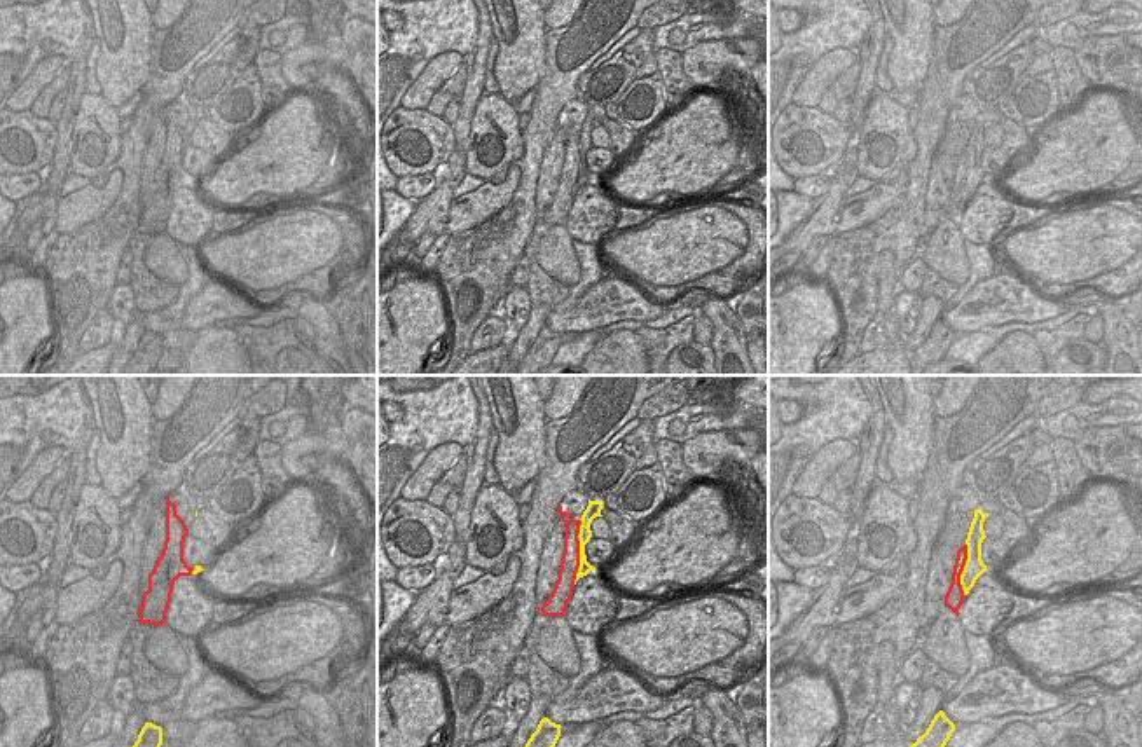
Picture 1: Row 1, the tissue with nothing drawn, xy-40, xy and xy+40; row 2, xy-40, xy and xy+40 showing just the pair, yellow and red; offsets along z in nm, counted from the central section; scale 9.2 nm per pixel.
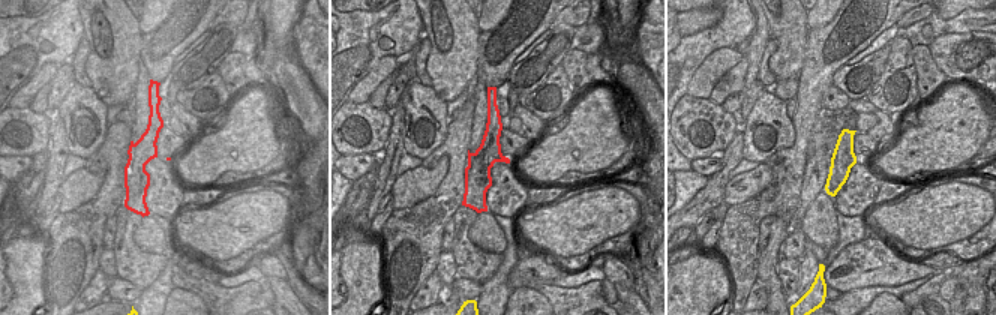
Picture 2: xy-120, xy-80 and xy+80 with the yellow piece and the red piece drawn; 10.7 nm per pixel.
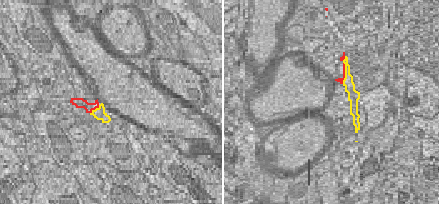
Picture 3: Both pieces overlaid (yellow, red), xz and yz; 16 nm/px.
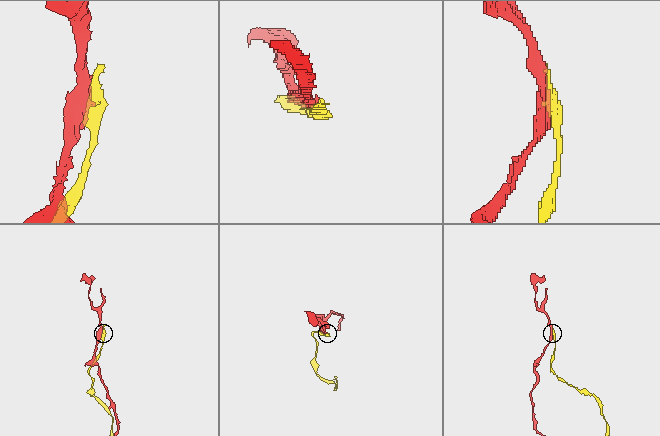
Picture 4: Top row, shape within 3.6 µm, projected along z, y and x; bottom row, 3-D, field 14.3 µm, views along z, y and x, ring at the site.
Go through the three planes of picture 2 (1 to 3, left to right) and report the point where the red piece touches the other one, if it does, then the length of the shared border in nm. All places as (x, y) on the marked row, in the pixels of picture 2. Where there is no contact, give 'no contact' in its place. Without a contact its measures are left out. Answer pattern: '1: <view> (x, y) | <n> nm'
1: no contact
2: no contact
3: no contact

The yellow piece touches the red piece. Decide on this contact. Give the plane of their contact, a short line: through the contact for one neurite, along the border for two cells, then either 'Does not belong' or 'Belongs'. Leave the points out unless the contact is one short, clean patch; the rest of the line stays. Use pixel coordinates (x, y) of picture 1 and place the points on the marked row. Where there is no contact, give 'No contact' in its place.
Touches yellow in xy. Does not belong.

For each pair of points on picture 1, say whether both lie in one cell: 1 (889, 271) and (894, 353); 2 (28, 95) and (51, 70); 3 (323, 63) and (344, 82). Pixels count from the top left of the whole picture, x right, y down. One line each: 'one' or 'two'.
1: one
2: one
3: two

